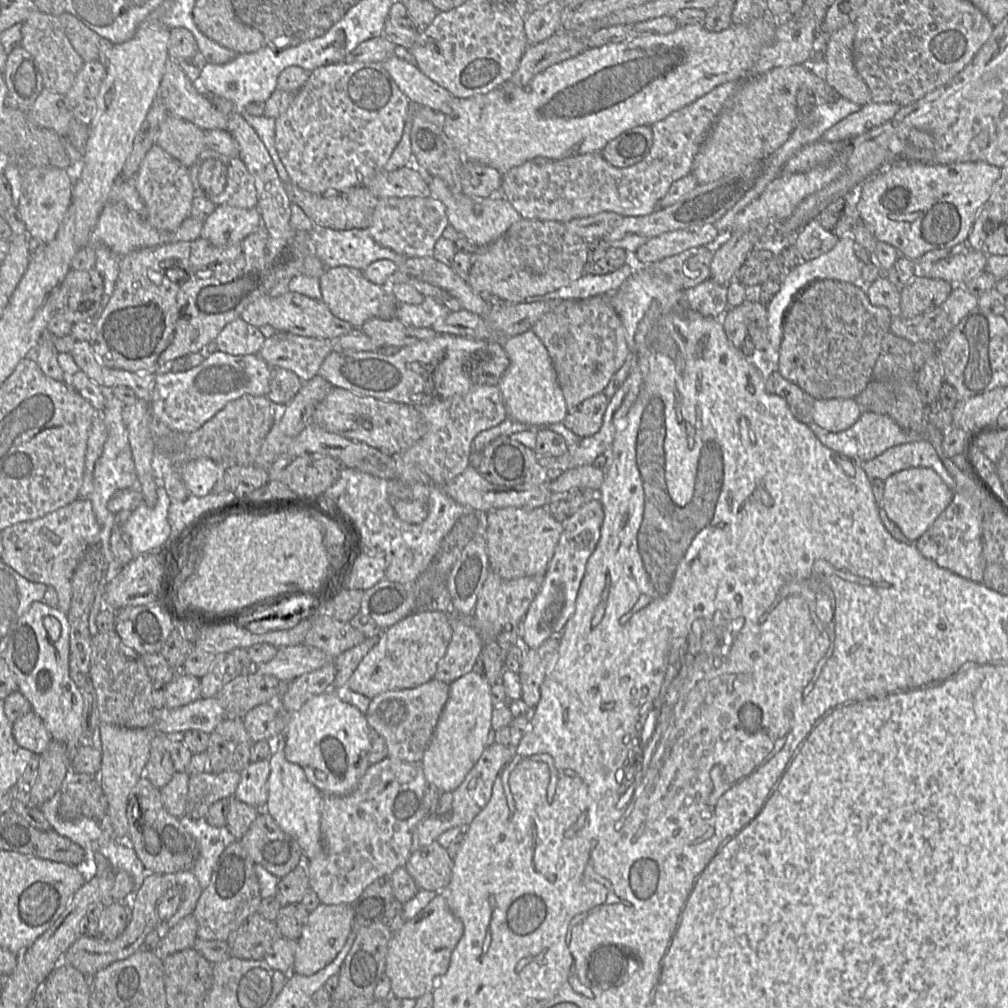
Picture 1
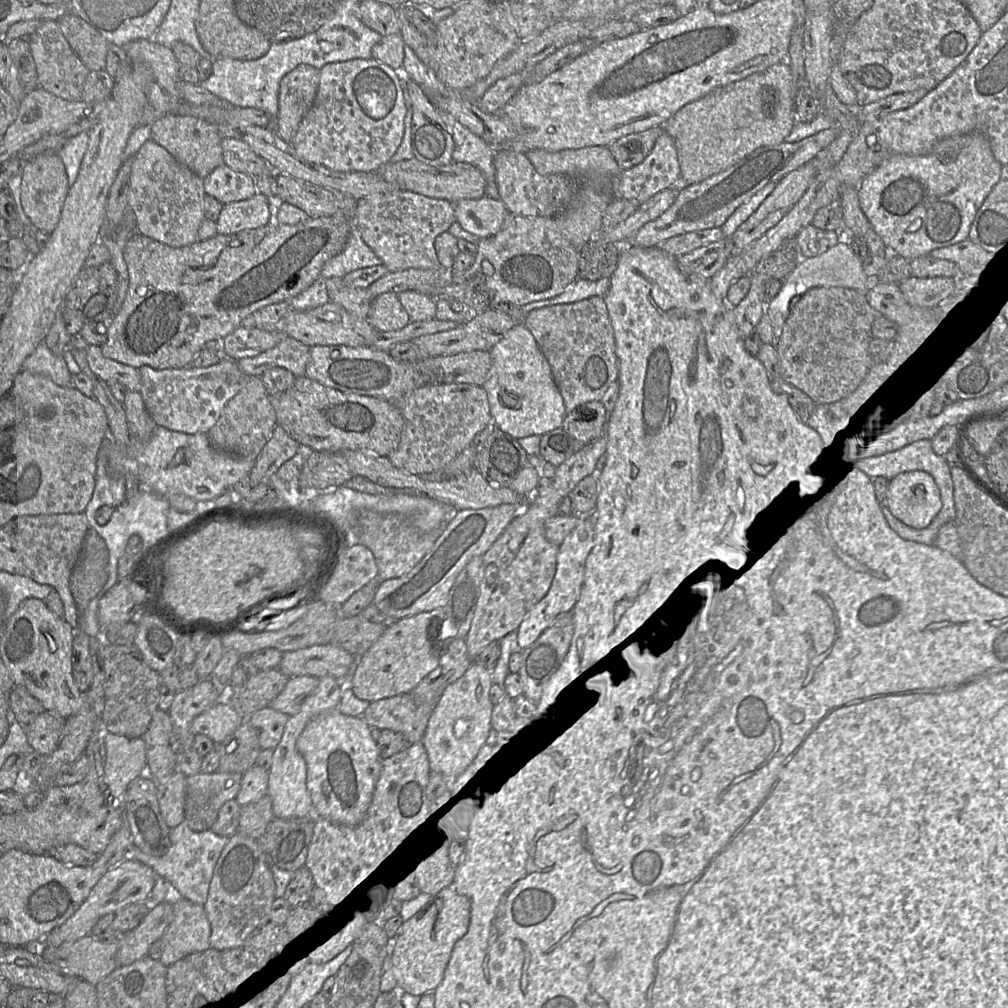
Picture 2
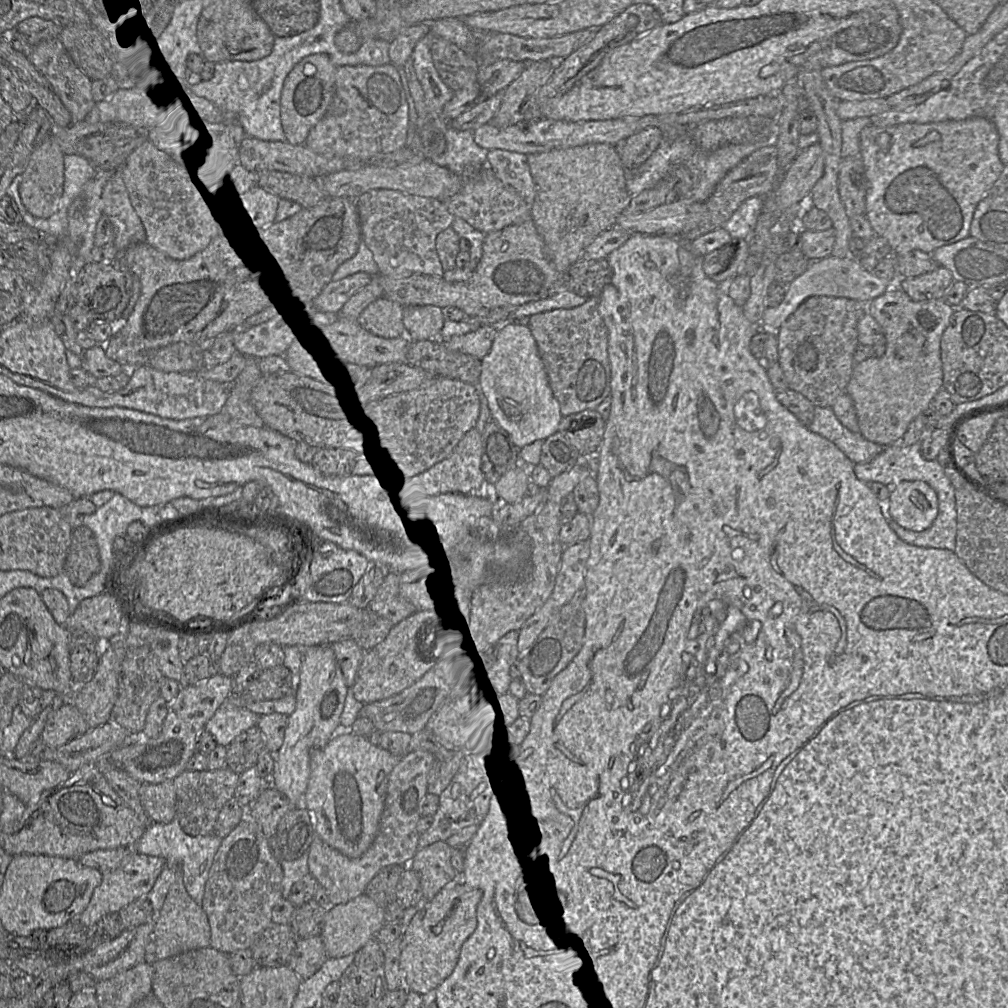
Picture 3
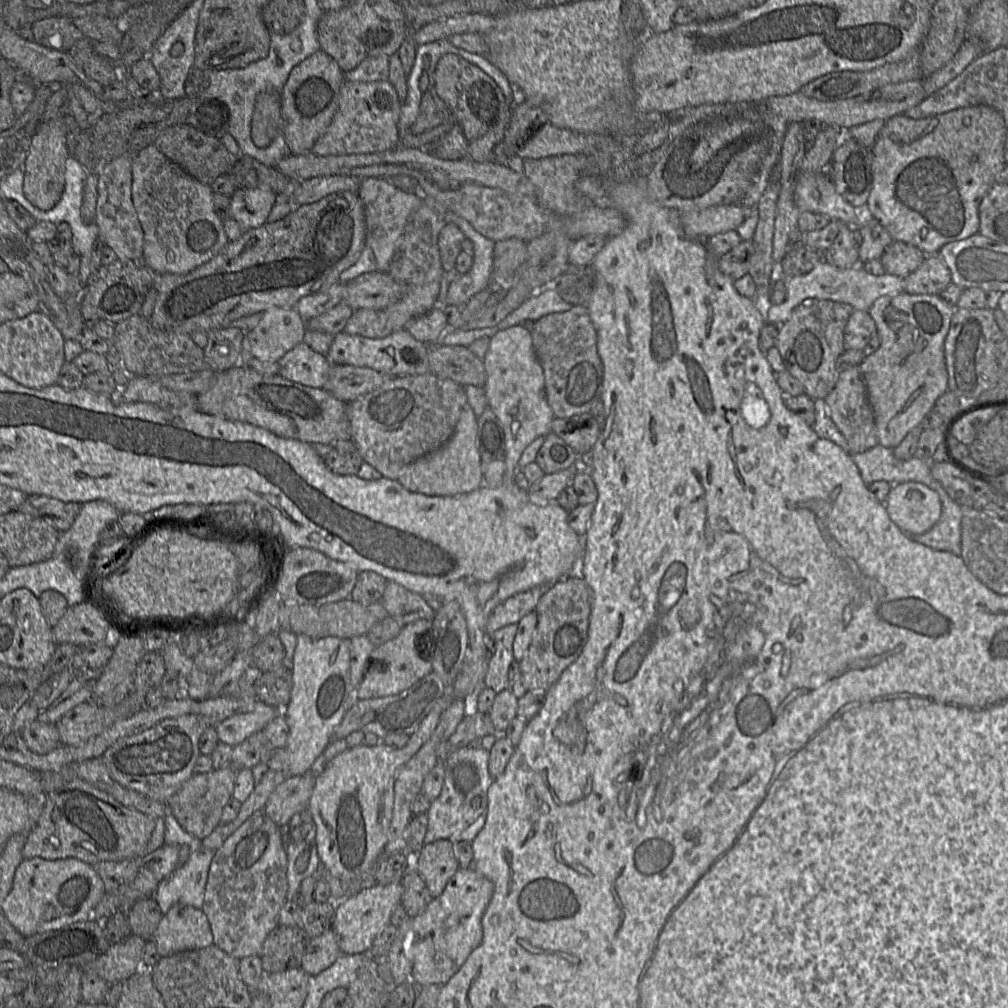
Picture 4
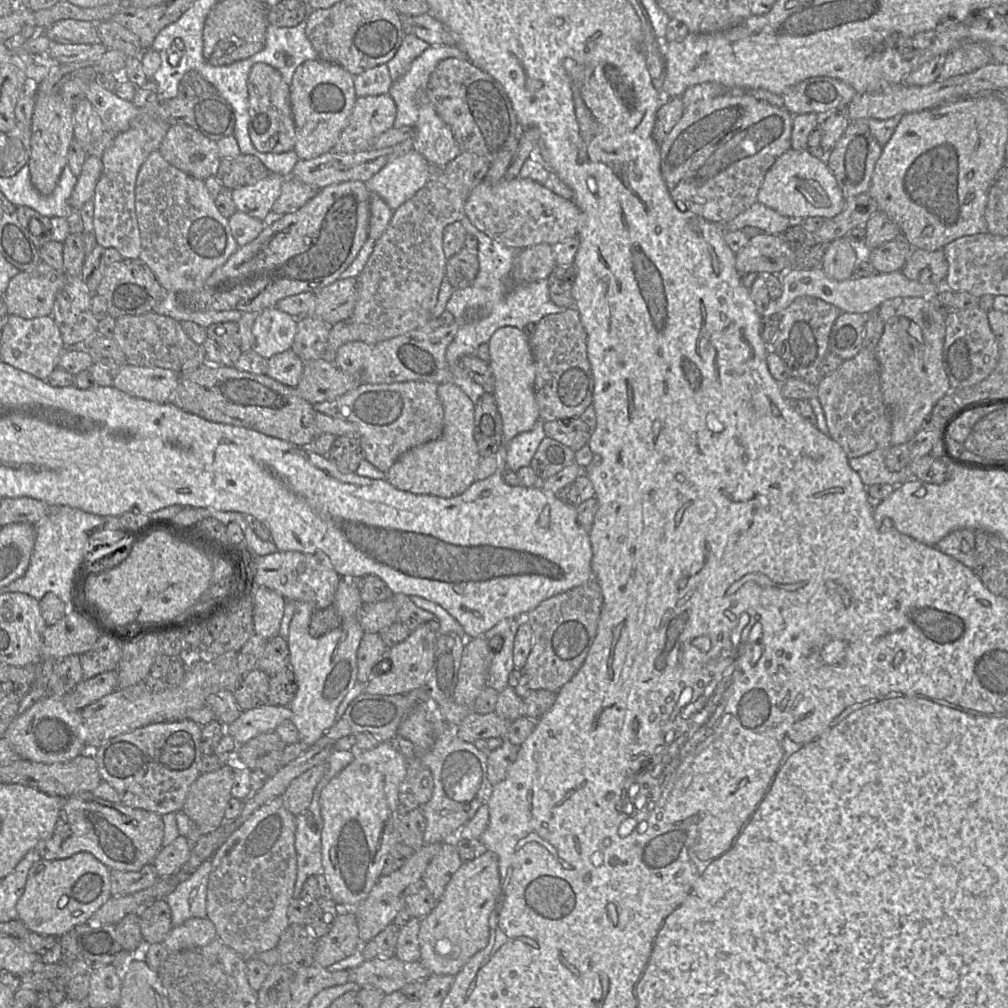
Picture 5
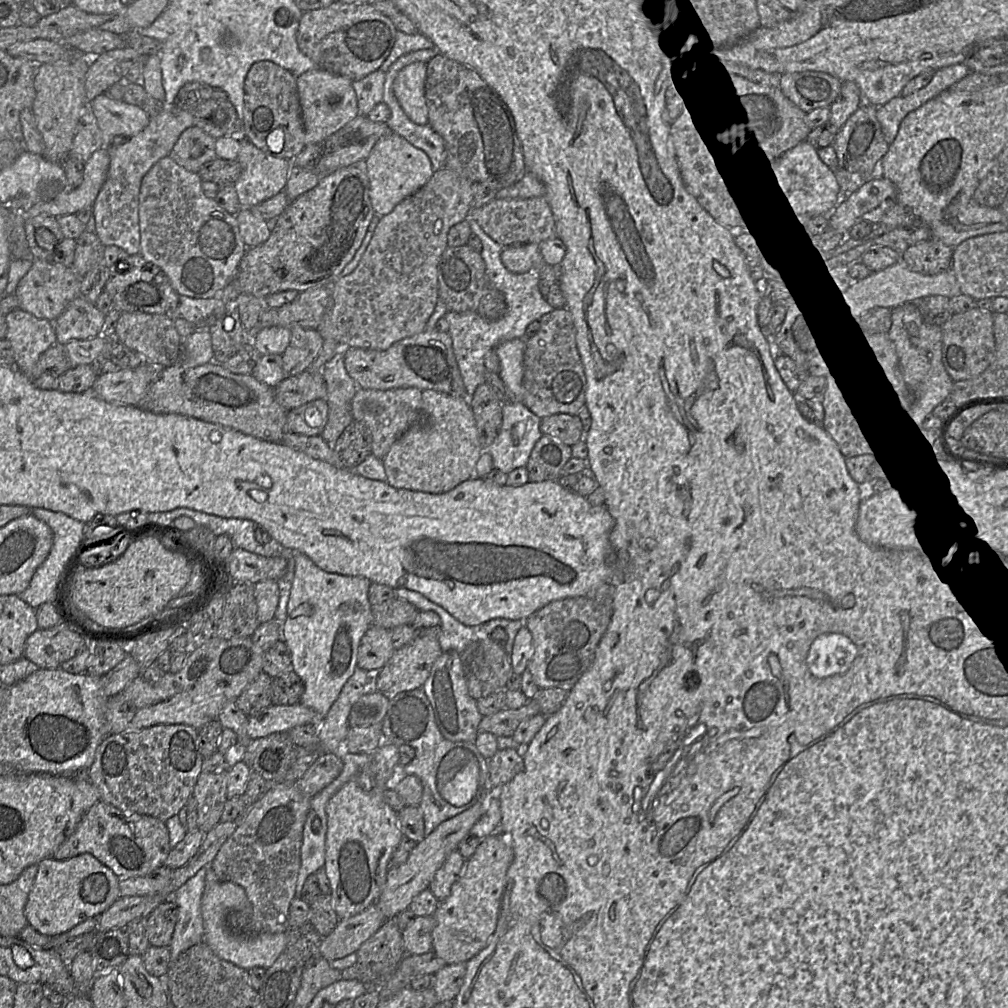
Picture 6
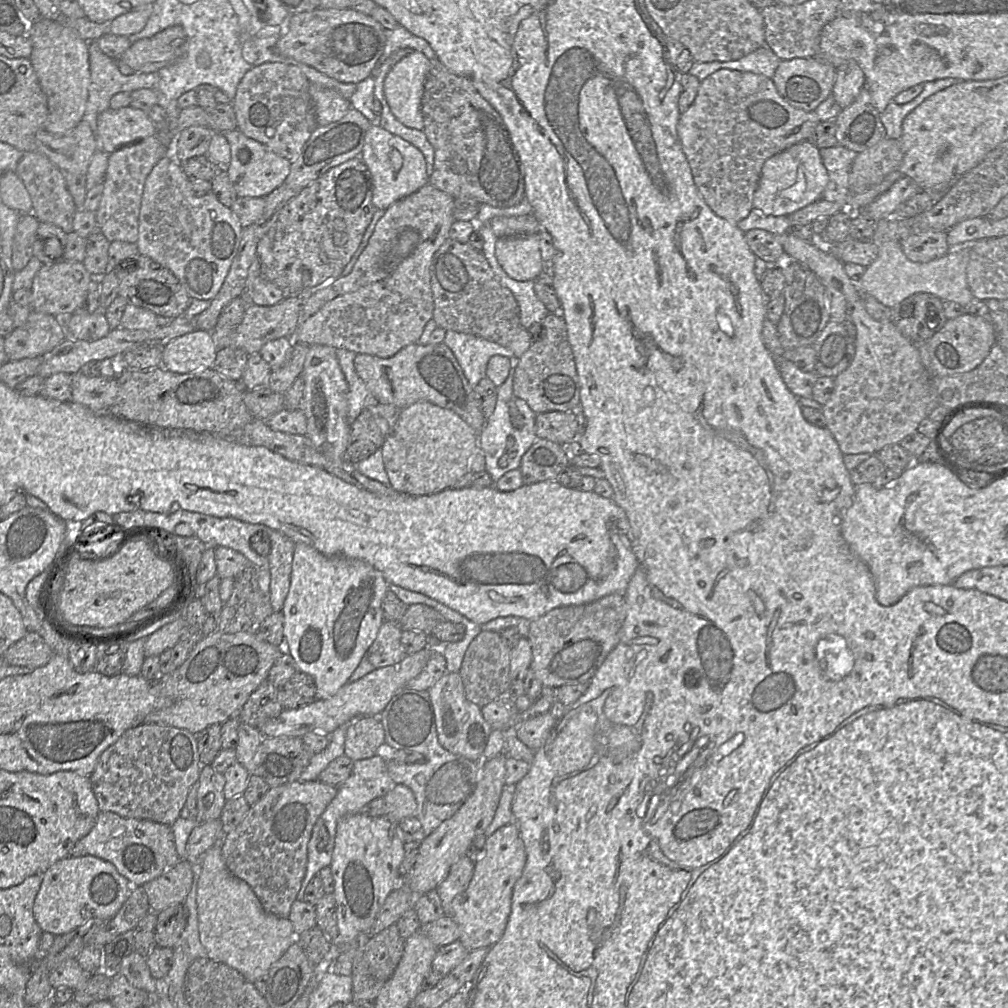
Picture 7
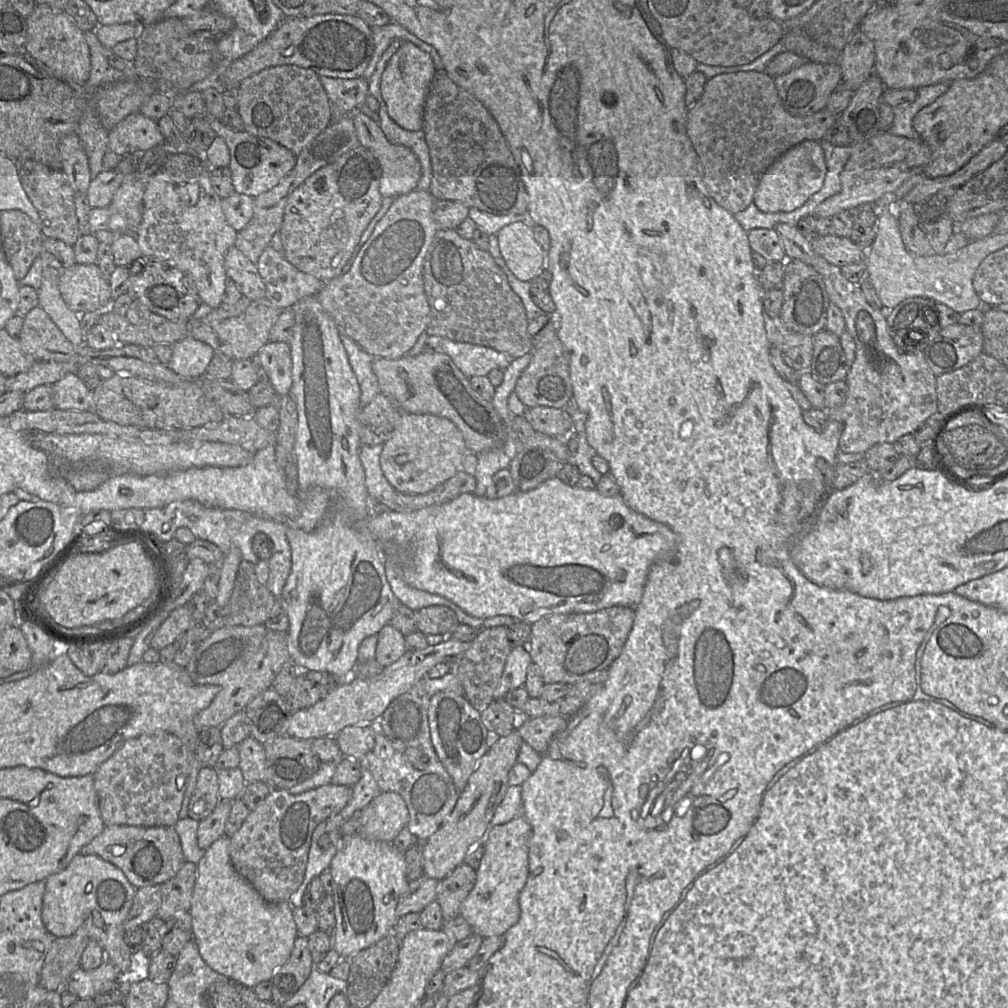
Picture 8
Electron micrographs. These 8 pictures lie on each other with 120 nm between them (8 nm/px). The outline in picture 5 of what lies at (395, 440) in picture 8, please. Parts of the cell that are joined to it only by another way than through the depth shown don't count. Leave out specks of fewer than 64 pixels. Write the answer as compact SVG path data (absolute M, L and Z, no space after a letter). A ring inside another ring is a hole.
M450 381L439 384L437 394L444 410L441 436L402 454L386 472L386 480L402 491L451 498L463 493L476 480L481 456L474 440L475 403Z

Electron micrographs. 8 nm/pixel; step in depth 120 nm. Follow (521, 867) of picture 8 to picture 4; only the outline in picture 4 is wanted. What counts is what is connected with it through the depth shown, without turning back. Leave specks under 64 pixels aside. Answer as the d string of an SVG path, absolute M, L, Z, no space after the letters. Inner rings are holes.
M473 868L459 869L443 893L431 899L422 913L412 919L412 976L418 987L446 984L482 942L482 917L494 892L493 883Z

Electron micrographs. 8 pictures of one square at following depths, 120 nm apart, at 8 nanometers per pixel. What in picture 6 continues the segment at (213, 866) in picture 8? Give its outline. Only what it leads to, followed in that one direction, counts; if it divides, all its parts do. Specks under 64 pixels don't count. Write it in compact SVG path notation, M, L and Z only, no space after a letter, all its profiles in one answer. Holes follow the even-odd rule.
M207 866L205 888L202 896L202 917L204 927L204 940L212 951L221 959L229 961L243 969L254 967L268 969L277 958L286 950L287 933L260 933L257 935L244 935L233 932L228 924L230 913L239 912L249 905L247 894L243 887L233 882L217 879L210 866Z

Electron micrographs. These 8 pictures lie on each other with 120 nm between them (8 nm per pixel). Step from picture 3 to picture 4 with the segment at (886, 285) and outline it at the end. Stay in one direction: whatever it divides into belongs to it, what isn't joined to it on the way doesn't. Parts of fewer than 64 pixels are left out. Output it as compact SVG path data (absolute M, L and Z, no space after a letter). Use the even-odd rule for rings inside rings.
M821 260L810 272L786 280L786 298L781 304L765 304L764 316L768 323L780 325L791 315L792 310L806 299L827 299L851 305L854 310L868 311L876 299L887 294L904 292L904 278L885 273L872 275L861 266L838 268Z

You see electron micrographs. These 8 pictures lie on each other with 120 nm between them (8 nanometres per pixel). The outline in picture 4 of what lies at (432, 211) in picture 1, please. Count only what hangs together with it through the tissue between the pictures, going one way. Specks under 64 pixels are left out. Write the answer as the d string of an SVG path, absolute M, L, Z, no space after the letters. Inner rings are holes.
M362 178L357 193L364 210L364 243L374 254L376 270L387 272L405 226L422 203L424 196L419 191L402 191L387 178Z

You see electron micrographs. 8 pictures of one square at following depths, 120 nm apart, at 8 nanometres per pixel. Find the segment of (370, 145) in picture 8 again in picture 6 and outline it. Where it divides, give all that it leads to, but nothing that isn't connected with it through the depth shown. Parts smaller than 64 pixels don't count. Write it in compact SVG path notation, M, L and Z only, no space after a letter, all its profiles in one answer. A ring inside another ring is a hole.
M395 133L379 139L364 164L369 179L371 205L378 216L389 214L399 202L425 185L434 173L425 152Z

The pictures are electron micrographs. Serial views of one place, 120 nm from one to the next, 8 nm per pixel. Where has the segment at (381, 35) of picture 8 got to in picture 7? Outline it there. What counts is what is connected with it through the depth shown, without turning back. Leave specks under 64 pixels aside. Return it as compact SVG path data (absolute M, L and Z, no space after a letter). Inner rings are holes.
M399 25L394 30L386 30L386 43L383 53L373 68L370 76L376 78L383 63L393 53L401 49L413 49L422 52L429 60L434 60L434 57L437 57L435 51L430 47L426 40L413 35L403 26Z

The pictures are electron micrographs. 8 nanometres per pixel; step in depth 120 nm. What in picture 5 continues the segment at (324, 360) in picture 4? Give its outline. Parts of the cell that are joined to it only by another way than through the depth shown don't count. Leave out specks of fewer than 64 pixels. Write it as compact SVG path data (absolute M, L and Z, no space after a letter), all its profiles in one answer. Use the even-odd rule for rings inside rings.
M291 349L268 359L266 375L270 378L295 388L303 374L305 362Z

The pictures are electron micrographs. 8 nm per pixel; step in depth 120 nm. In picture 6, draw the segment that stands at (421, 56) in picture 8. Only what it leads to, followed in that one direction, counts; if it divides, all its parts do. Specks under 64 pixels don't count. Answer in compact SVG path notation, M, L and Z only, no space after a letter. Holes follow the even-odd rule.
M414 62L404 67L393 83L394 95L406 116L415 124L428 124L425 99L427 63Z

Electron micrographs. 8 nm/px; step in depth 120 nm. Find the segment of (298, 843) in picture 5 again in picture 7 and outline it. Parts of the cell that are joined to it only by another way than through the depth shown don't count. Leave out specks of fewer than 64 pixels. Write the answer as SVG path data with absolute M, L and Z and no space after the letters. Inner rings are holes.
M319 818L315 825L313 826L311 837L309 839L308 845L307 845L307 867L306 867L306 873L302 881L301 888L297 895L297 900L303 900L303 895L305 892L305 889L311 879L319 874L319 871L324 867L329 867L332 861L332 854L333 850L329 847L330 844L330 834L328 843L323 849L319 849L317 847L317 836L319 834L320 829L325 826L324 821L322 818Z

